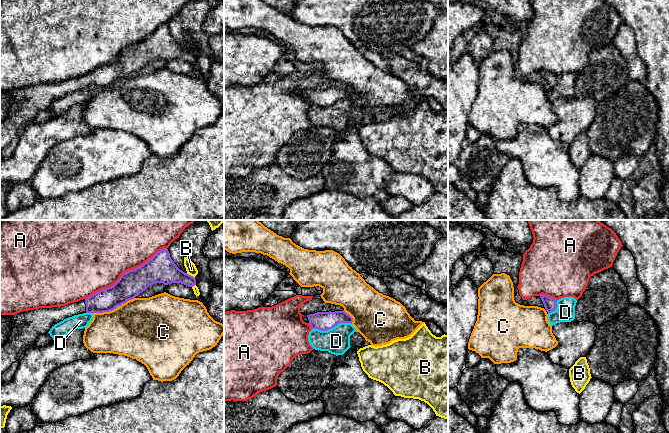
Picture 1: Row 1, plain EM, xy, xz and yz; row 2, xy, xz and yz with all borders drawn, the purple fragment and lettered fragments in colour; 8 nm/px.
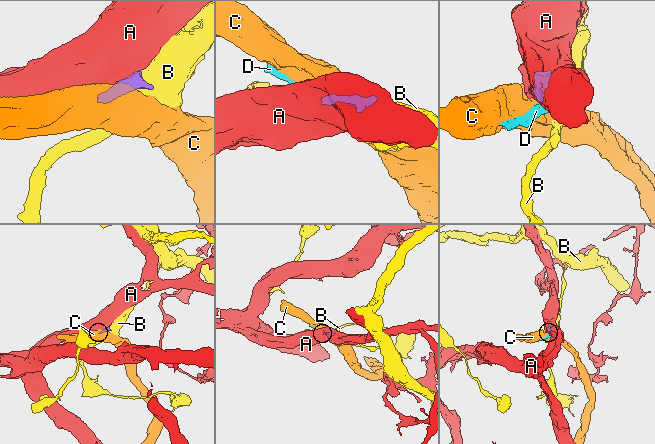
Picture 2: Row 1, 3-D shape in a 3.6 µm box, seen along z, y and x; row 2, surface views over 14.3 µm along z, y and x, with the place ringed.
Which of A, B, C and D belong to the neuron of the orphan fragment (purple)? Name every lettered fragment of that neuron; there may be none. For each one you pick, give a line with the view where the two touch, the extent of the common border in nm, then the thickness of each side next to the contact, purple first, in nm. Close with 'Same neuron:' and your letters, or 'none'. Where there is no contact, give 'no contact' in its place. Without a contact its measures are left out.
Same neuron: none

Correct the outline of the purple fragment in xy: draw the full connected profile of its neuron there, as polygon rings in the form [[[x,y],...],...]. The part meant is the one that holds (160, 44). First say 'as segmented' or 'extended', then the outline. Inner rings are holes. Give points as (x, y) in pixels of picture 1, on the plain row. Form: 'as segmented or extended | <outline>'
extended | [[[163,24],[143,41],[123,49],[113,62],[102,65],[86,75],[61,83],[39,84],[13,91],[11,94],[13,108],[8,116],[3,121],[0,121],[0,152],[20,135],[26,125],[35,120],[36,115],[40,111],[48,109],[55,100],[78,90],[112,87],[117,82],[134,75],[155,59],[163,59],[164,61],[181,59],[188,63],[193,63],[196,61],[196,55],[180,46],[171,35],[168,25]]]

